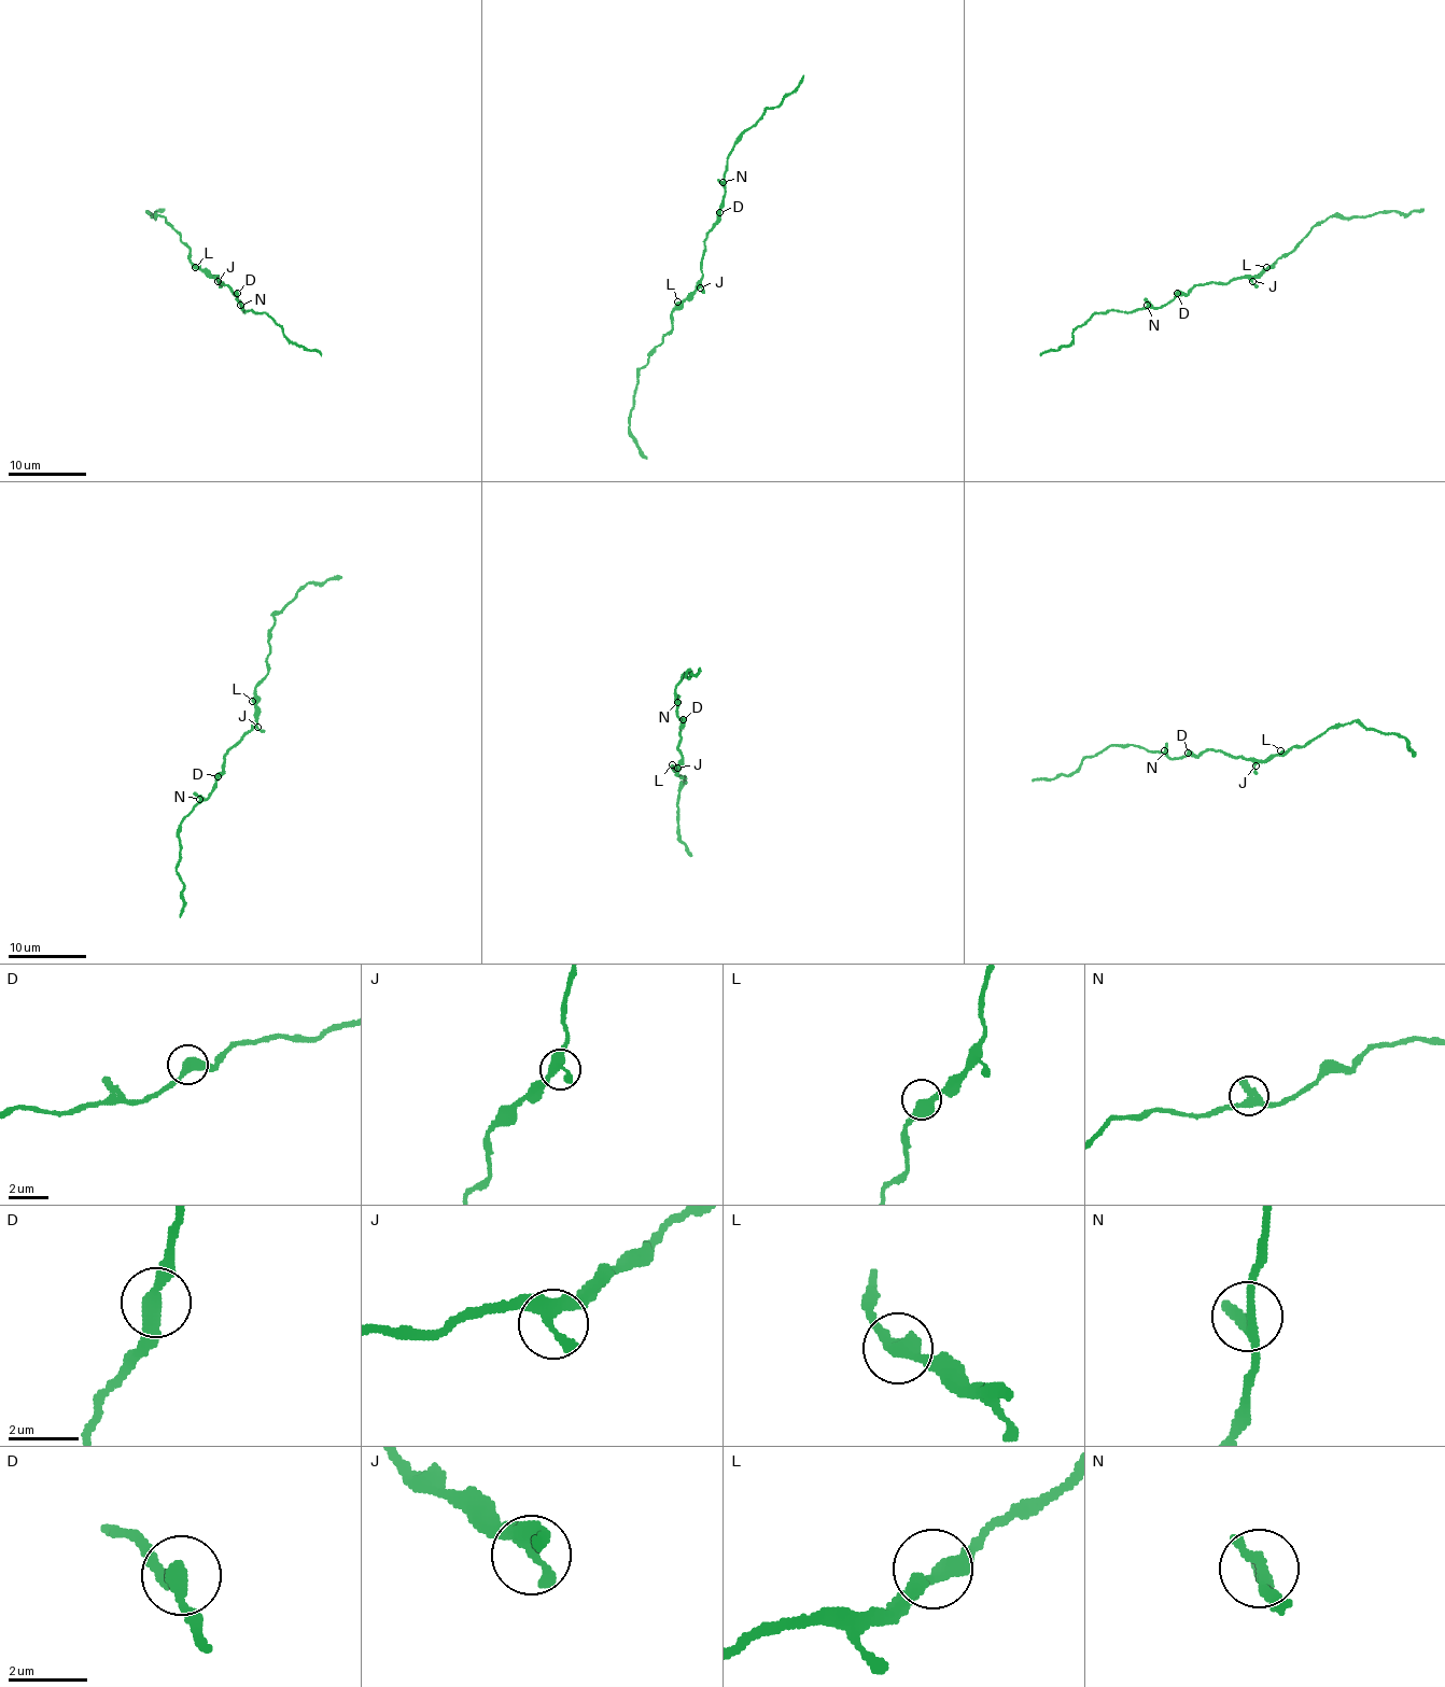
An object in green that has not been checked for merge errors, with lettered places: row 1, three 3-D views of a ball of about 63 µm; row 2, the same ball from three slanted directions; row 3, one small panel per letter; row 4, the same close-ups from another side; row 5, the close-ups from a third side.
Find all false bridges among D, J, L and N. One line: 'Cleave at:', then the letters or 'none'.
Cleave at: none

